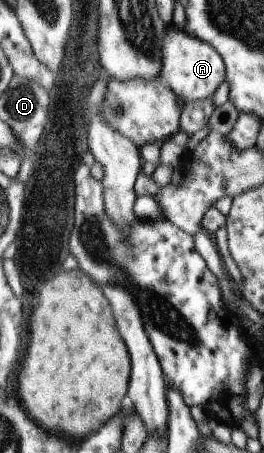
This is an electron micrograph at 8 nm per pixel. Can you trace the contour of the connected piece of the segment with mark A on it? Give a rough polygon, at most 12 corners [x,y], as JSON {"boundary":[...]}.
{"boundary":[[173,24],[161,77],[188,103],[214,96],[227,74],[212,44]]}

